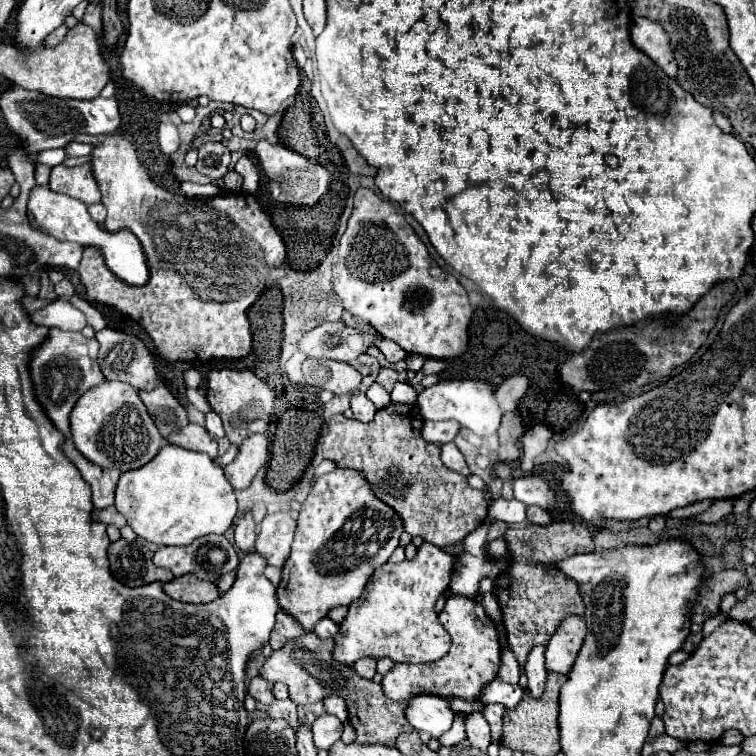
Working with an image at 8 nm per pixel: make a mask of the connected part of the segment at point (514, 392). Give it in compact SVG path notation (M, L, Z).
M515 375L515 377L509 377L507 381L503 381L503 385L495 393L501 411L503 413L513 411L517 401L525 395L525 391L527 391L527 379L523 375Z

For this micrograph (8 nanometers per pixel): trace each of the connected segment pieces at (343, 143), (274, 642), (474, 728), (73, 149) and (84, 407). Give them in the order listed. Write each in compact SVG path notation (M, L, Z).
M341 135L341 137L337 139L337 147L341 149L341 153L343 153L343 157L345 157L347 167L349 167L351 173L375 175L375 167L371 167L371 165L365 161L365 157L361 157L361 155L357 153L357 149L353 147L353 143L351 143L345 135Z
M283 609L277 613L277 623L271 631L271 639L269 645L273 651L281 649L289 639L297 639L303 637L307 631L297 623L297 619L293 619L289 613L285 613Z
M473 711L467 715L467 739L469 739L469 745L477 747L479 751L487 751L491 743L489 723L479 711Z
M71 143L65 147L67 155L69 157L81 157L81 155L91 155L93 153L93 145L87 145L87 143Z
M105 381L85 391L71 411L71 437L77 451L103 469L131 471L151 461L159 447L159 431L139 399L139 391L121 381Z

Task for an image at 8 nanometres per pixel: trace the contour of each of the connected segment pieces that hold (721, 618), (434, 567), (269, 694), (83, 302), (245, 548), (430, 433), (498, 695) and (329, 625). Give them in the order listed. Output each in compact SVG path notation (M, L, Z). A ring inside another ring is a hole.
M719 611L718 615L710 617L702 626L702 633L704 637L709 636L715 629L717 629L725 620L725 613Z
M423 543L415 555L413 561L403 561L399 565L385 563L385 567L379 567L375 575L369 579L365 585L363 599L357 599L355 603L349 605L347 617L341 621L341 631L337 635L337 651L333 653L337 661L353 665L361 657L391 657L395 663L429 663L441 659L449 651L449 635L437 621L437 611L435 611L435 601L447 591L449 587L449 573L453 567L455 559L447 555L443 549L431 543Z
M263 677L251 679L247 693L249 693L255 701L259 701L259 703L263 703L263 705L271 705L271 703L275 701L275 697L273 697L273 683L269 683L269 681L263 679Z
M73 295L71 297L71 303L75 305L75 307L79 307L83 313L85 313L85 317L87 317L87 323L95 329L95 331L101 331L103 327L105 327L105 319L103 319L103 315L87 301L87 299L83 299L83 297L79 297L79 295Z
M245 513L243 517L239 517L237 525L235 525L235 543L239 547L239 551L245 553L253 553L255 551L255 523L251 519L251 513Z
M453 421L423 423L423 427L421 427L421 437L423 437L427 443L445 445L445 443L453 441L457 433L459 433L459 427L457 427L457 423L453 423Z
M497 677L493 679L493 683L487 683L479 696L479 701L483 703L501 703L507 709L515 709L521 699L523 699L525 691L519 685L505 683Z
M323 617L315 627L313 627L313 633L319 637L319 639L333 639L339 631L339 623L335 623L333 619L329 617Z

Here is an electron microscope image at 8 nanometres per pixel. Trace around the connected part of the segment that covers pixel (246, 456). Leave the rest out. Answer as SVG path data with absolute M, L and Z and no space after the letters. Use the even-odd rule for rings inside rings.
M249 435L239 447L237 457L223 469L227 481L233 489L247 489L257 475L257 471L267 463L269 457L269 437Z

